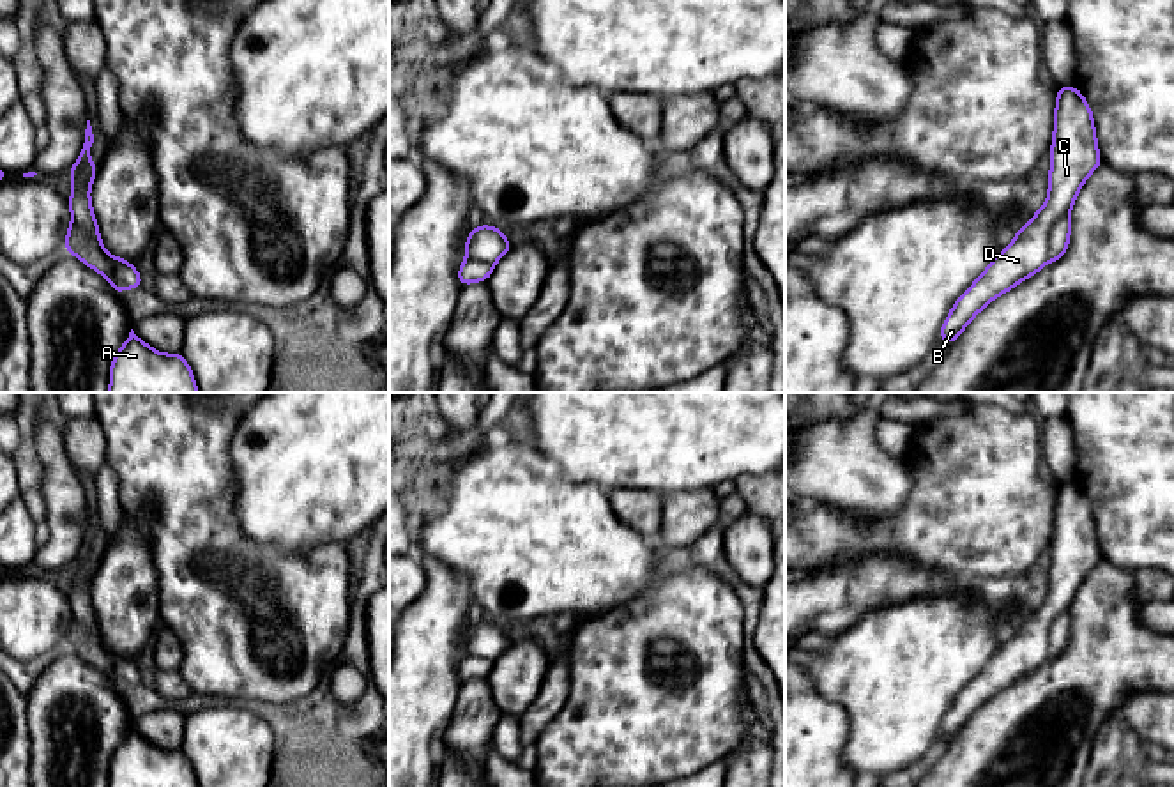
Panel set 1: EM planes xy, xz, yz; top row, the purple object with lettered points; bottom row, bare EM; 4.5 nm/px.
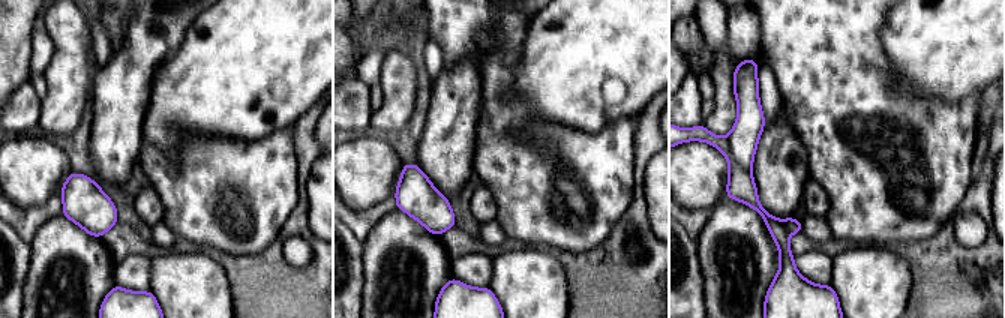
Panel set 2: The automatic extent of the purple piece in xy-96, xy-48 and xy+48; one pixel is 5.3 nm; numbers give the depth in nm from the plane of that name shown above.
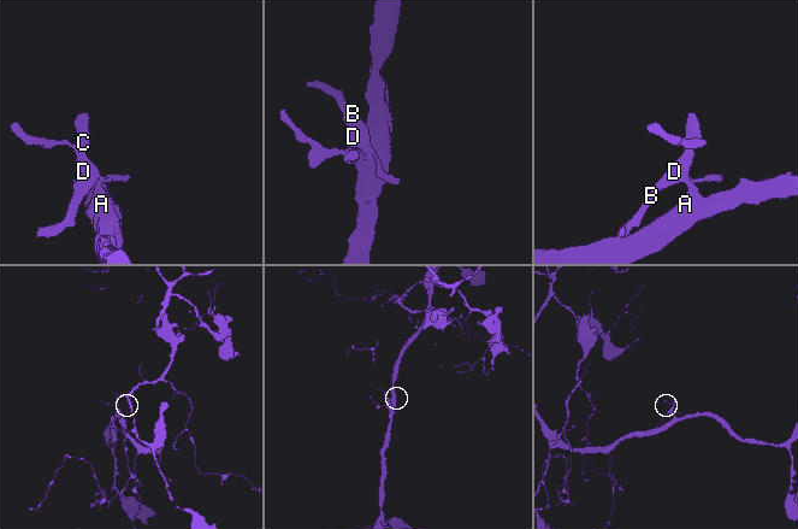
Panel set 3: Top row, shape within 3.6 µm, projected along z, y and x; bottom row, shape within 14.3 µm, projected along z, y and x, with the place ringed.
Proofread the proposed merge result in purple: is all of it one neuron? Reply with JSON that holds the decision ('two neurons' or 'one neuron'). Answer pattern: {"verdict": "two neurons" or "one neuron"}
{"verdict": "two neurons"}

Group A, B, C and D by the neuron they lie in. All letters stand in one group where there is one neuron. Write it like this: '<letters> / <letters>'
A / B C D

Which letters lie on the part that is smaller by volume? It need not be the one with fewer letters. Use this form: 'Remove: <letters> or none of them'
Remove: B, C, D

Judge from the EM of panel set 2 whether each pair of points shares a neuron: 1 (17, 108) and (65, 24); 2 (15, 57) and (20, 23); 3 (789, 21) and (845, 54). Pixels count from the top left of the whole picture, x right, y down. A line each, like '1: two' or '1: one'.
1: two
2: one
3: one

